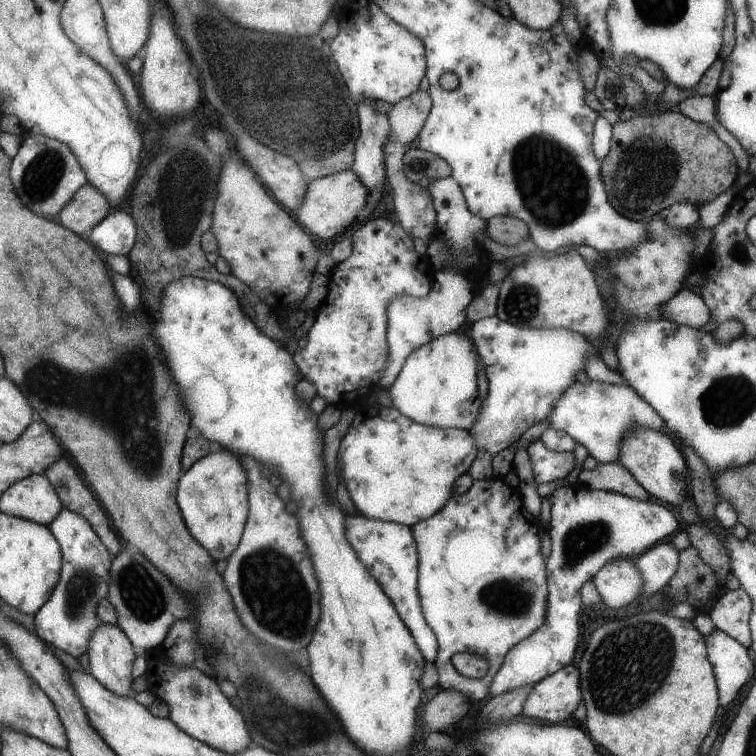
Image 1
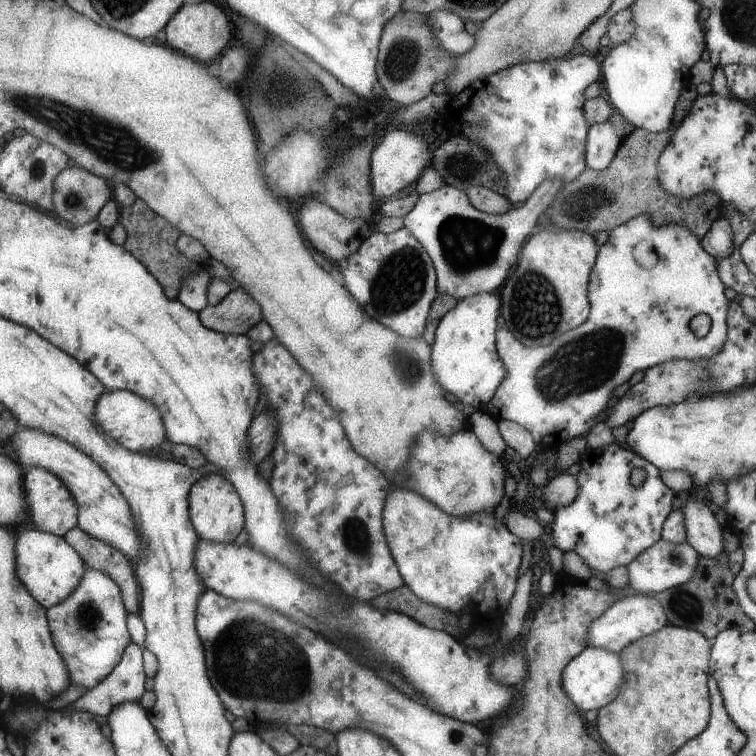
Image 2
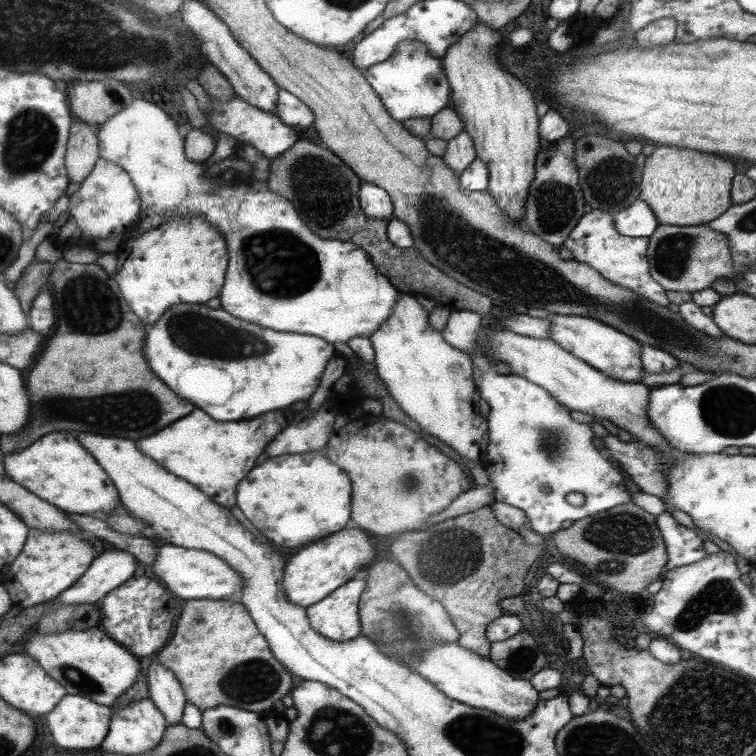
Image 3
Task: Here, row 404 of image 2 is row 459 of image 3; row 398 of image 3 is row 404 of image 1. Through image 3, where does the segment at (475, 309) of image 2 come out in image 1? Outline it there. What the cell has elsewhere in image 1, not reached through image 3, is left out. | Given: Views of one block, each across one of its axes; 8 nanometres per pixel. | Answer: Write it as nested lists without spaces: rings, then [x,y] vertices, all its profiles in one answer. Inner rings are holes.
[[[459,332],[433,338],[425,346],[419,346],[405,358],[395,382],[387,390],[393,400],[393,408],[397,408],[397,412],[401,412],[411,422],[419,422],[423,426],[469,432],[477,422],[481,404],[477,398],[475,358],[475,346],[465,334]]]

